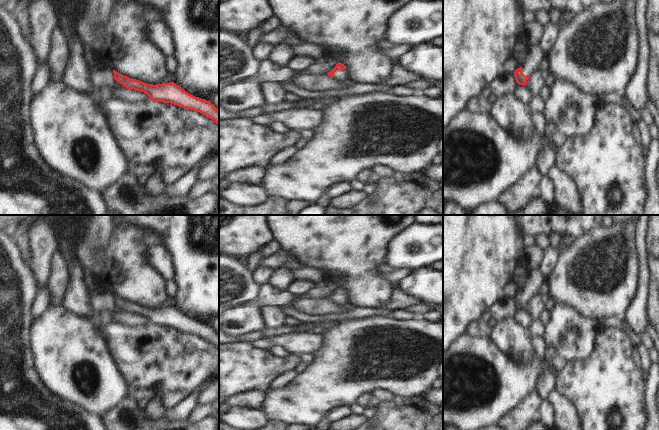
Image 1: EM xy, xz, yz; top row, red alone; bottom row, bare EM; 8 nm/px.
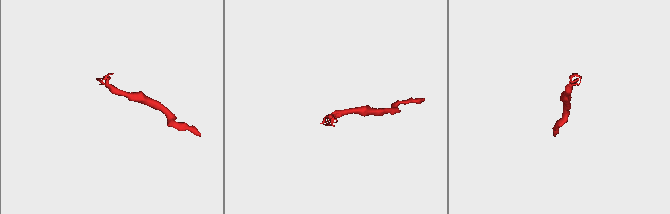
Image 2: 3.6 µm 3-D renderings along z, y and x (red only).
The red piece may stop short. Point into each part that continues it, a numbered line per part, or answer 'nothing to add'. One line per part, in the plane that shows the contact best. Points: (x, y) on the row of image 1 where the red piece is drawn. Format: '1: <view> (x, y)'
1: xz (340, 75)

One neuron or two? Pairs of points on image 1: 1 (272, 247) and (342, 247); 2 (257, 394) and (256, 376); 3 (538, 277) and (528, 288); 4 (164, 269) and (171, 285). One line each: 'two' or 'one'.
1: two
2: two
3: one
4: two

